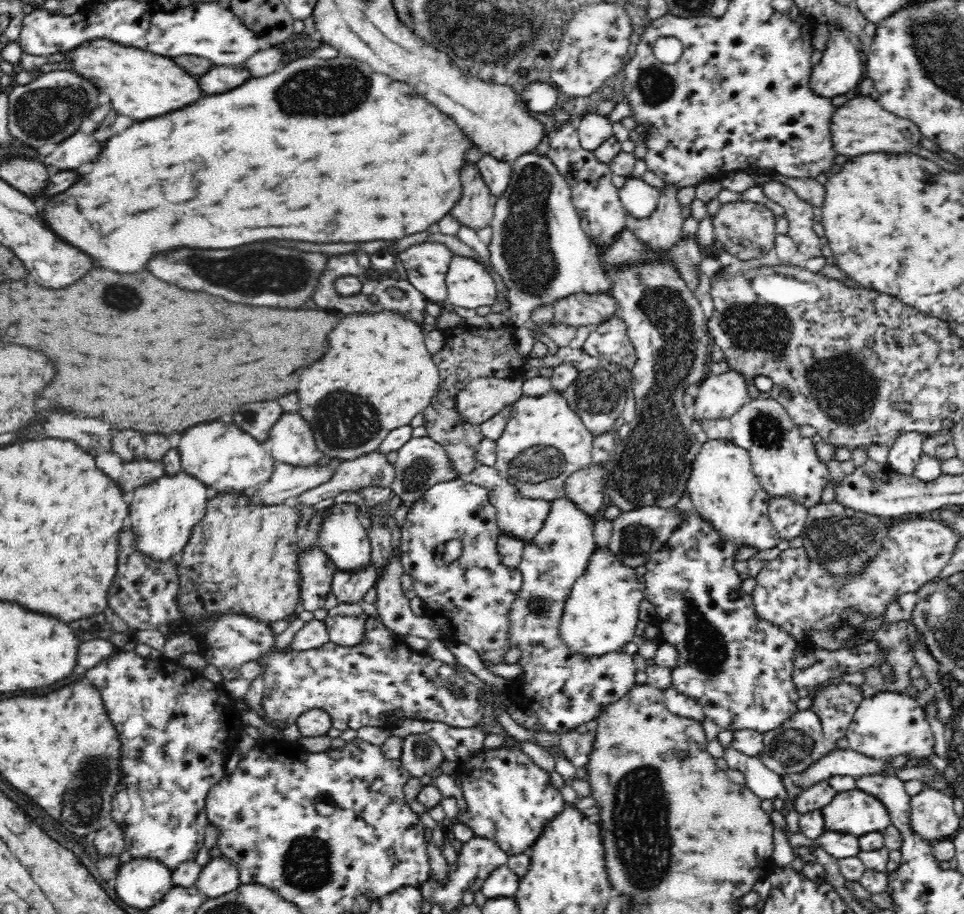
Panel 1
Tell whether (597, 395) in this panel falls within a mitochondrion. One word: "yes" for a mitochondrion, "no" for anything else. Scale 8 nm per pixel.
yes

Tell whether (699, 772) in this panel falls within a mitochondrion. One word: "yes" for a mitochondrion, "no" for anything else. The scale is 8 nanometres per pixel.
no

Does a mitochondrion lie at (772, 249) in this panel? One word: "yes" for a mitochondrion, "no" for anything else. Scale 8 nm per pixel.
no

